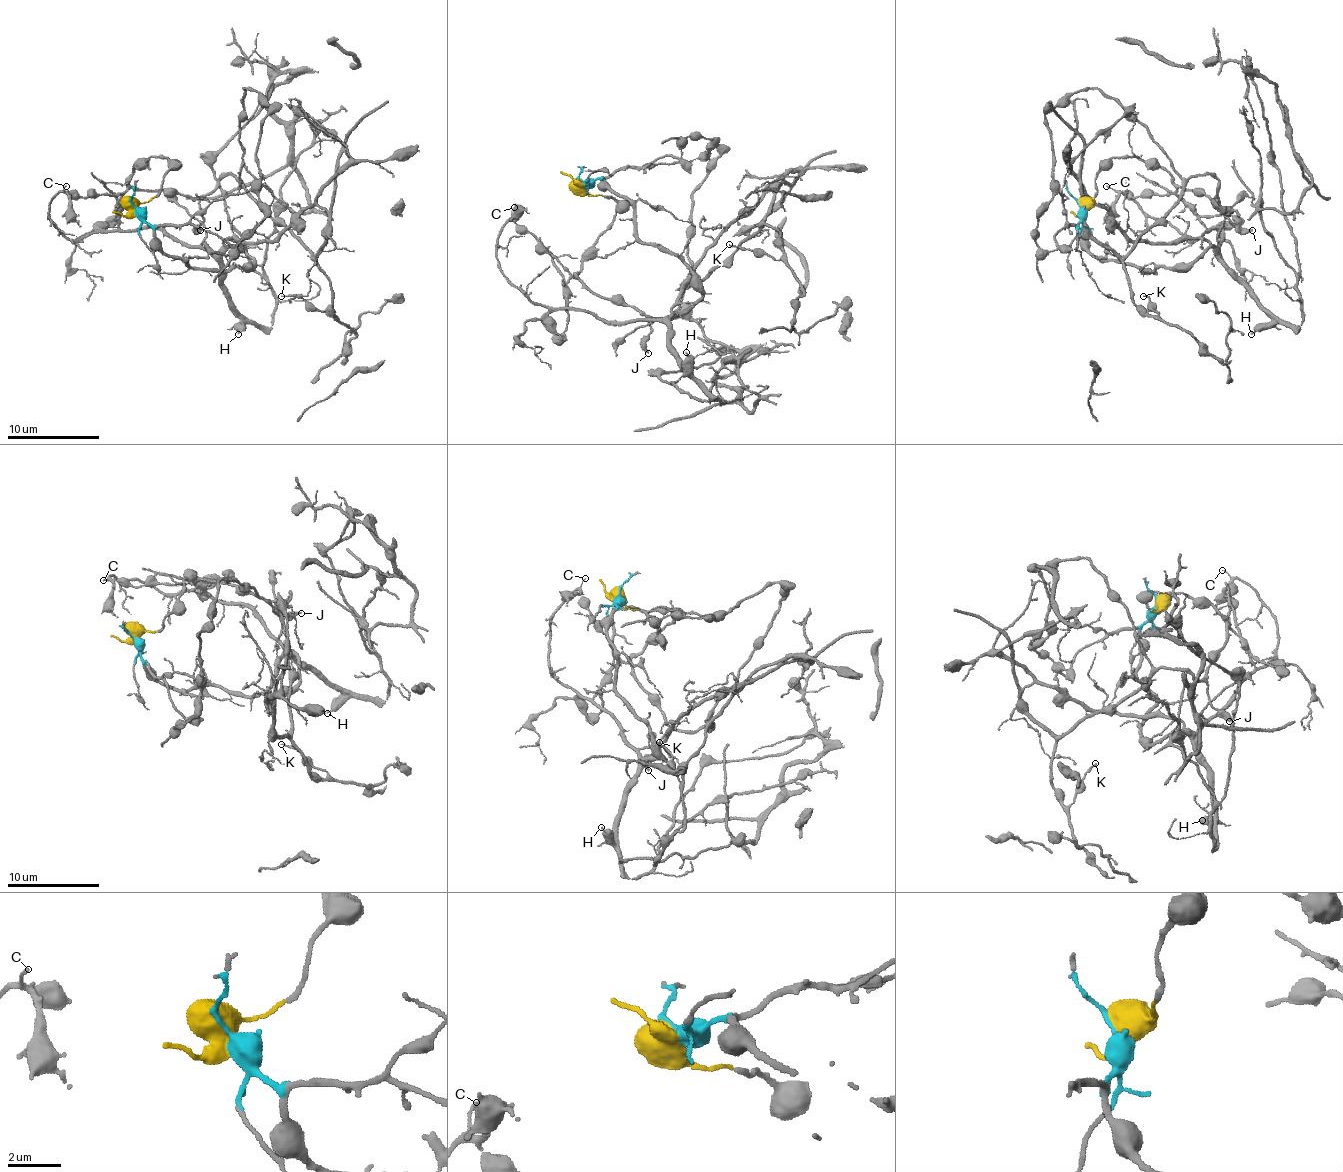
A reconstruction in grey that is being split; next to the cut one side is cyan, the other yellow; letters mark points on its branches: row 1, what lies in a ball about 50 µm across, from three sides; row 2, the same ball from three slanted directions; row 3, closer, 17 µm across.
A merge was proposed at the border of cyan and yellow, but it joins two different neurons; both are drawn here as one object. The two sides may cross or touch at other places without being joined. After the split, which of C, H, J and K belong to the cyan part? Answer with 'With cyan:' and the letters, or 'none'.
With cyan: C, H

